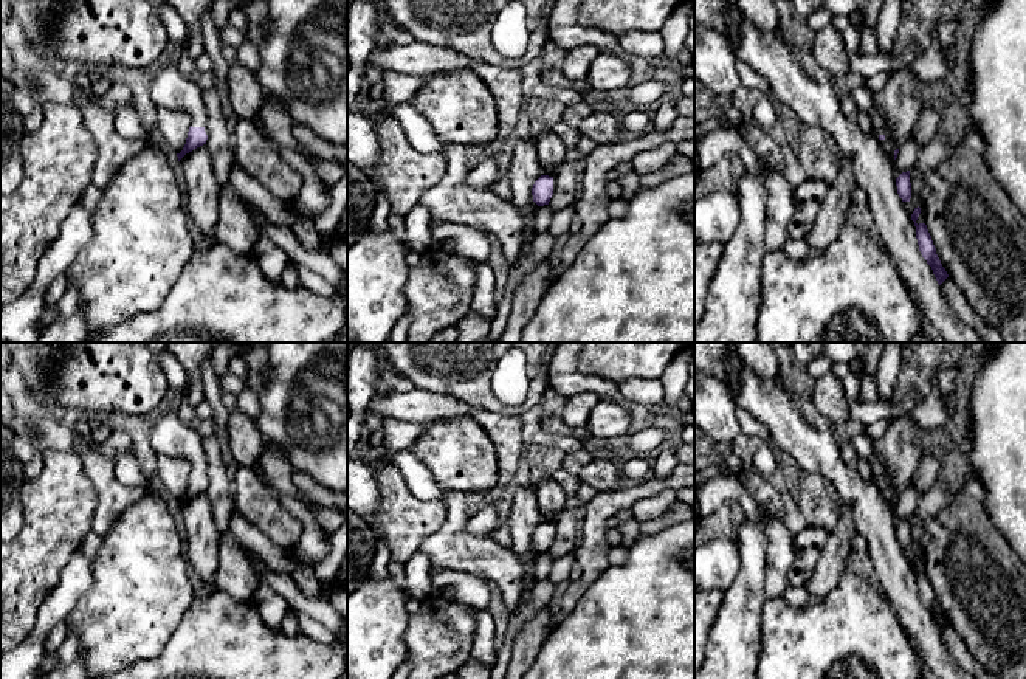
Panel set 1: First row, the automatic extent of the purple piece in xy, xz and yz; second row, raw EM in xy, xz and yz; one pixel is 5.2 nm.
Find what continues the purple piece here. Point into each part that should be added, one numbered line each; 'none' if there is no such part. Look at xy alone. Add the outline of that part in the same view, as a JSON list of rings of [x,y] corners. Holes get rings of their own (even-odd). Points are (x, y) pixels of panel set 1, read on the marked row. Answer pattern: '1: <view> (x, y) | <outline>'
1: xy (169, 89) | [[[169,64],[150,78],[150,101],[153,109],[183,110],[191,116],[192,127],[205,127],[203,90],[183,76],[177,65]]]

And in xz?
none

